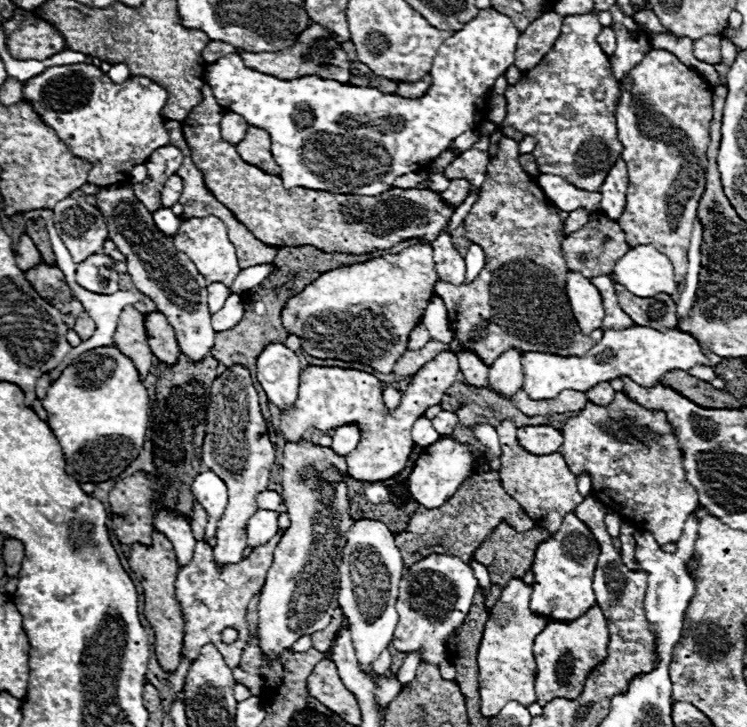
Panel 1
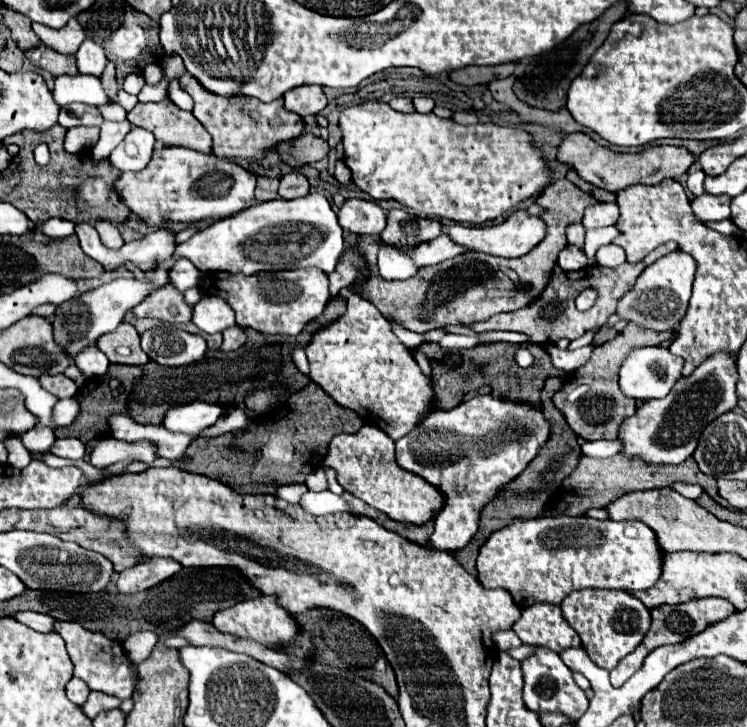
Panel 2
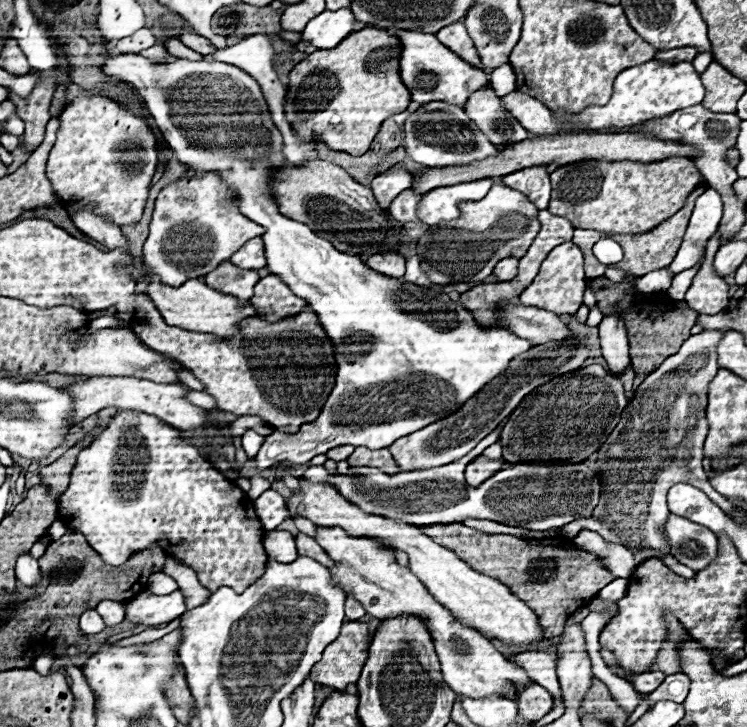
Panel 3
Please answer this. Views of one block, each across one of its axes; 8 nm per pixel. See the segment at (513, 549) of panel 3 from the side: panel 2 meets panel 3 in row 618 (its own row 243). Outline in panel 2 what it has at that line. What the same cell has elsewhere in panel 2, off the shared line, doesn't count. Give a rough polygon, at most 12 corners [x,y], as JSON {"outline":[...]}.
{"outline":[[564,176],[536,198],[546,238],[354,286],[412,332],[470,326],[542,294],[596,198]]}

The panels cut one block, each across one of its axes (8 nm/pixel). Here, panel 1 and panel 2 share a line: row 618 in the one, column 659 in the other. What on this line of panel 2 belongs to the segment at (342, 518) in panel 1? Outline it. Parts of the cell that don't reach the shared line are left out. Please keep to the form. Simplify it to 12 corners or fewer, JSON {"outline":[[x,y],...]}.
{"outline":[[658,258],[616,314],[676,330],[688,308],[696,260]]}

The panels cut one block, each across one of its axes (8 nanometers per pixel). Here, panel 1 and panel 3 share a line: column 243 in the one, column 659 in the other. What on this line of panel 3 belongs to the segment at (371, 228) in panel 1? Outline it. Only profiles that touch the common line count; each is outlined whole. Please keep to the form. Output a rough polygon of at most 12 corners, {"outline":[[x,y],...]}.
{"outline":[[690,158],[550,174],[574,228],[640,234],[702,186]]}

